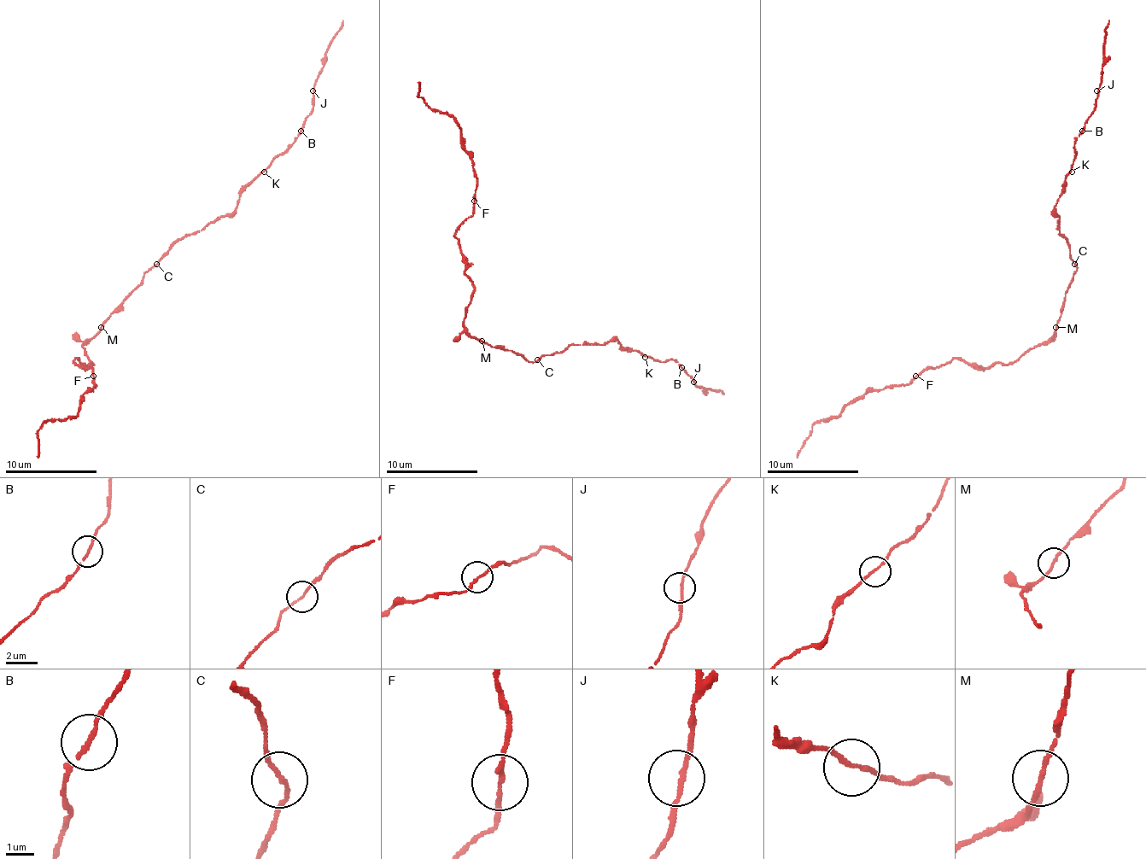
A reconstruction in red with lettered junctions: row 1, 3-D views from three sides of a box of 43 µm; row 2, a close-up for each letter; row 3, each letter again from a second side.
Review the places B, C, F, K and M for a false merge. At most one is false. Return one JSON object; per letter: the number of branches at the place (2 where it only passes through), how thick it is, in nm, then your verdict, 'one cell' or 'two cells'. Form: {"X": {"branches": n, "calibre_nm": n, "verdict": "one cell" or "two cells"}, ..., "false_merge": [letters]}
{"B": {"branches": 2, "calibre_nm": 140, "verdict": "one cell"}, "C": {"branches": 2, "calibre_nm": 130, "verdict": "one cell"}, "F": {"branches": 2, "calibre_nm": 170, "verdict": "one cell"}, "K": {"branches": 2, "calibre_nm": 140, "verdict": "one cell"}, "M": {"branches": 2, "calibre_nm": 160, "verdict": "one cell"}, "false_merge": []}

